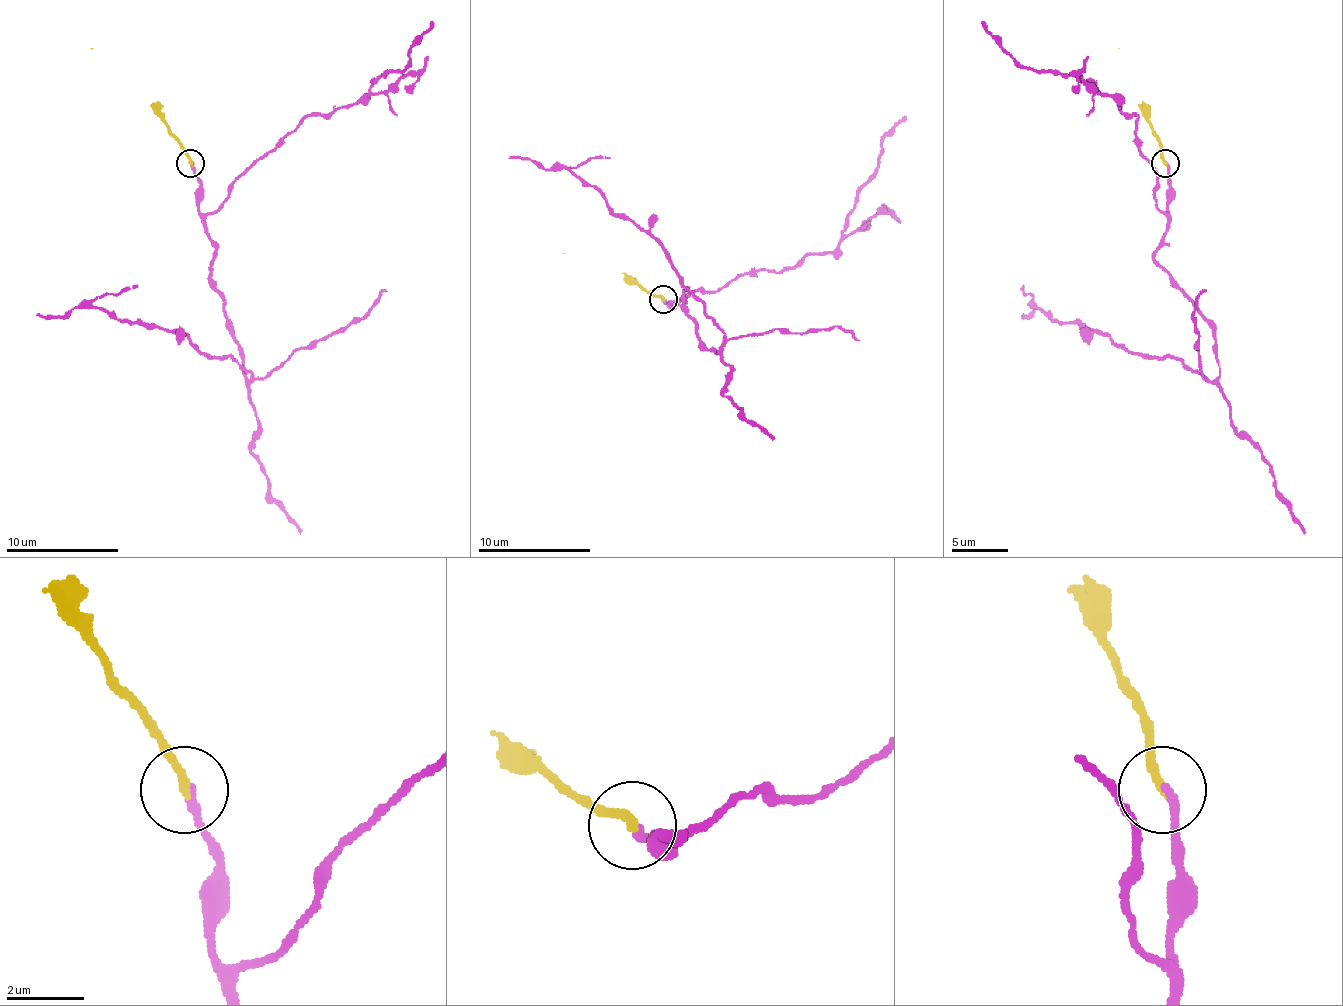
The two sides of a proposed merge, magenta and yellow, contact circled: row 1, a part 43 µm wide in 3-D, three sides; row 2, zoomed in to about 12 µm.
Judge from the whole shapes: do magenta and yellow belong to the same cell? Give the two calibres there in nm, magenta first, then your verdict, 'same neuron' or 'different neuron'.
calibres 240 and 240 nm; same neuron

